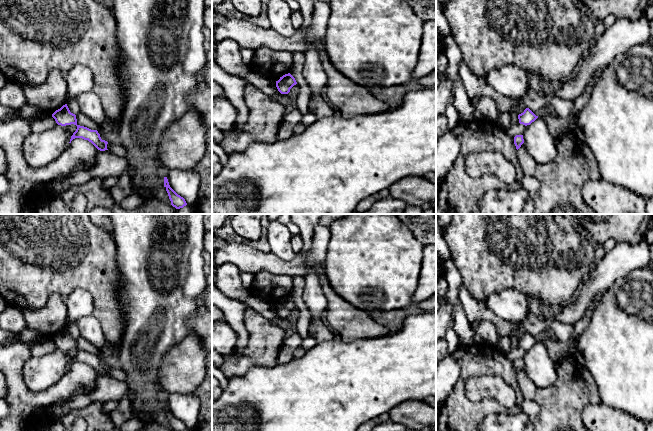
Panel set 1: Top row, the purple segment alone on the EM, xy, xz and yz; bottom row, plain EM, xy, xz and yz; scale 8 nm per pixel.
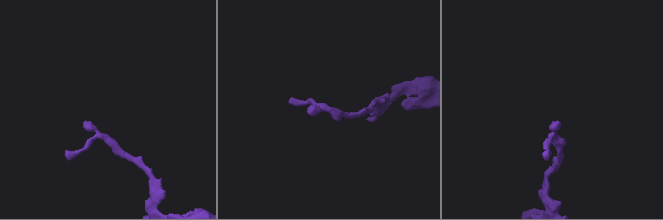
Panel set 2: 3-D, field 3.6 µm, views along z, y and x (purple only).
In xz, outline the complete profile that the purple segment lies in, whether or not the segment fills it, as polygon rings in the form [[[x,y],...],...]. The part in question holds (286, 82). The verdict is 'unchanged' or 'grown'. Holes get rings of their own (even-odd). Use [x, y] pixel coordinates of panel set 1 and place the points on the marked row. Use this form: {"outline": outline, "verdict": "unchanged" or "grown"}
{"outline": [[[290,73],[283,75],[276,81],[276,87],[281,94],[288,94],[290,89],[296,84],[295,78]]], "verdict": "unchanged"}

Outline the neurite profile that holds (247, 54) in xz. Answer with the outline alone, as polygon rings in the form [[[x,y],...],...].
[[[242,48],[240,49],[242,63],[246,69],[249,69],[249,67],[252,64],[252,58],[254,56],[255,51],[249,48]]]

